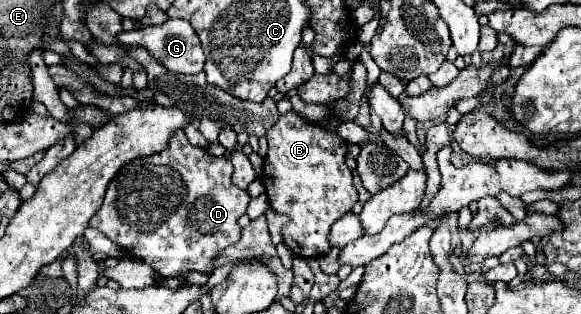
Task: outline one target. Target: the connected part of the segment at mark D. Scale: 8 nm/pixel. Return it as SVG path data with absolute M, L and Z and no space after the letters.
M177 129L169 139L167 149L139 157L119 169L107 187L101 209L91 217L89 227L99 229L131 257L145 261L163 277L175 277L185 269L195 269L209 275L219 253L241 239L239 217L245 213L249 203L249 193L235 187L231 175L233 165L229 159L213 157L209 151L193 147L187 141L183 129Z

